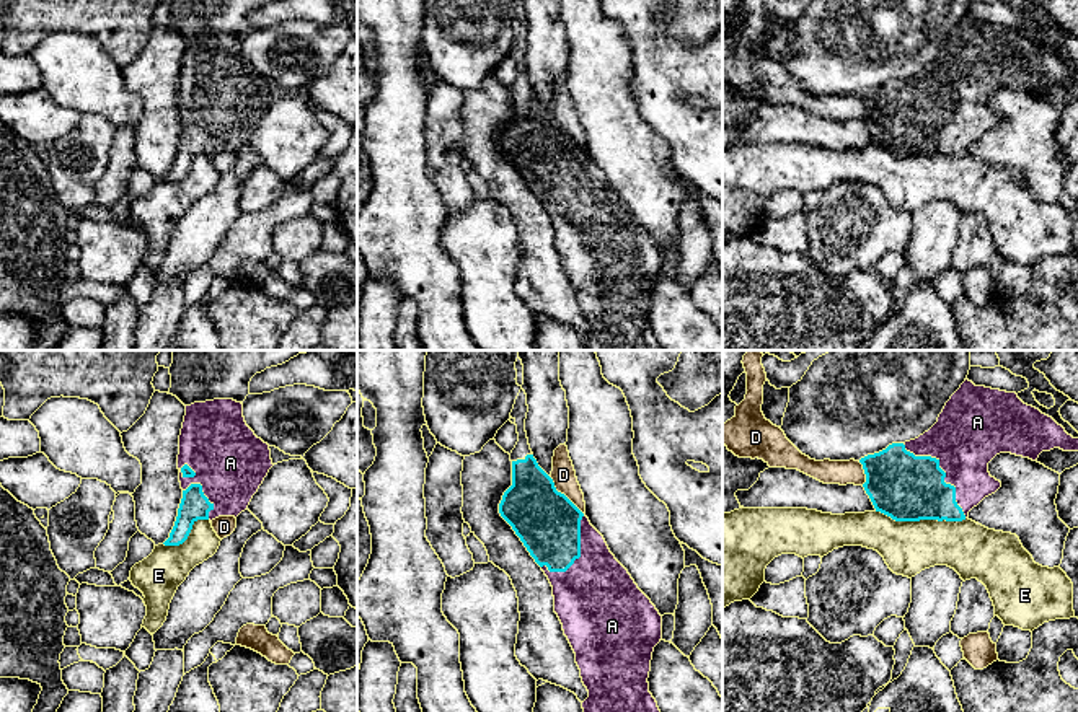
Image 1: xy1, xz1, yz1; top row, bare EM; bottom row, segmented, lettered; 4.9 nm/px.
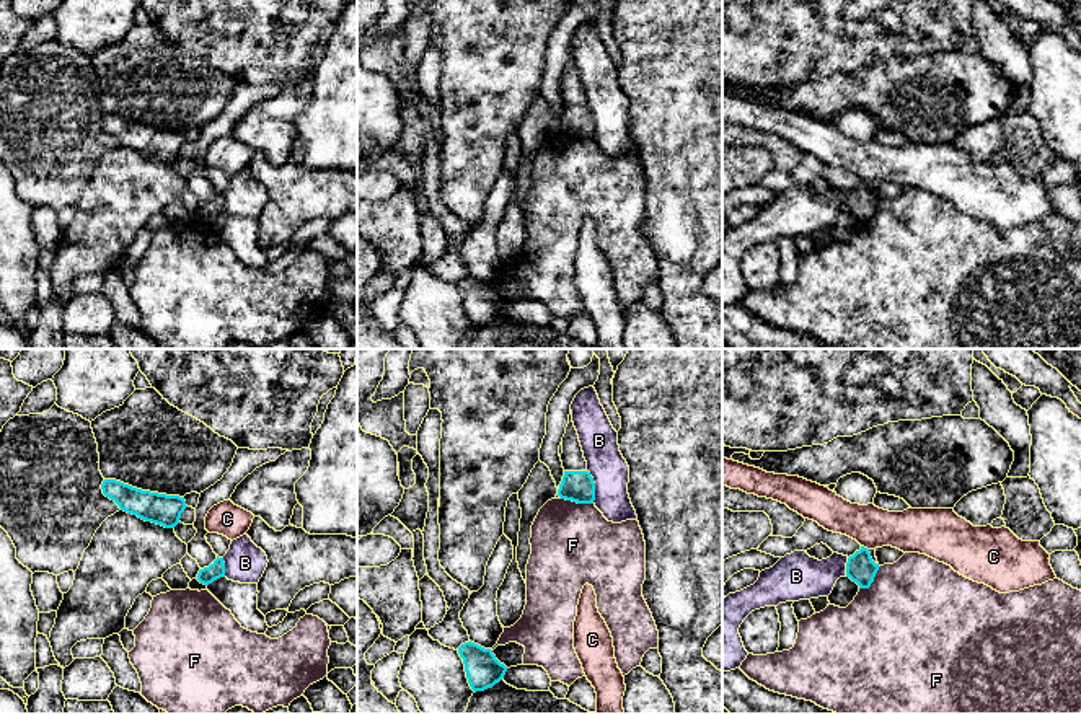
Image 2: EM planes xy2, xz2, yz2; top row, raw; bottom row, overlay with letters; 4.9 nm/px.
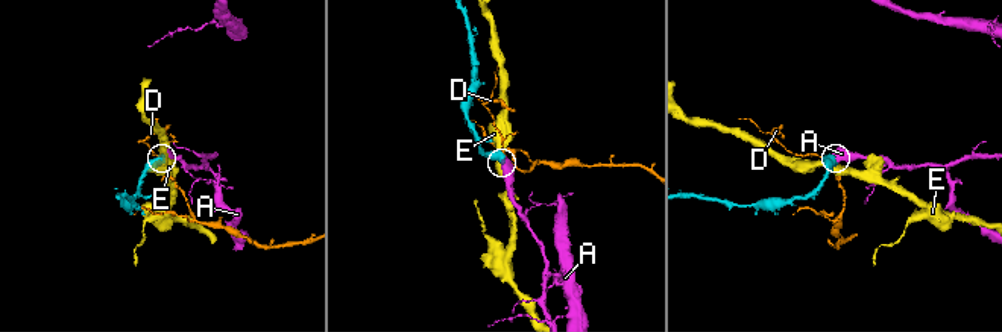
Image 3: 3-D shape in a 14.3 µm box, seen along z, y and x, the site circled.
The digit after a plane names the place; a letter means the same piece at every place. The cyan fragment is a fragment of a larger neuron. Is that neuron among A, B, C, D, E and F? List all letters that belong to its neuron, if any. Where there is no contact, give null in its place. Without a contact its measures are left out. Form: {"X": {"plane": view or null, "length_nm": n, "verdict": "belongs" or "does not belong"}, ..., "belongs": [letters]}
{"A": {"plane": "yz1", "length_nm": 480, "verdict": "belongs"}, "B": {"plane": "xz2", "length_nm": 170, "verdict": "does not belong"}, "C": {"plane": "yz2", "length_nm": 50, "verdict": "does not belong"}, "D": {"plane": "xz1", "length_nm": 260, "verdict": "does not belong"}, "E": {"plane": "yz1", "length_nm": 440, "verdict": "does not belong"}, "F": {"plane": "xz2", "length_nm": 160, "verdict": "does not belong"}, "belongs": ["A"]}

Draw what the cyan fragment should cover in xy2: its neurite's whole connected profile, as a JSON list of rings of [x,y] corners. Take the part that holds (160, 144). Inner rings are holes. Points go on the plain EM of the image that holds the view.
[[[104,114],[101,124],[121,145],[165,163],[181,158],[181,148],[188,142],[184,132],[142,126],[116,114]]]

